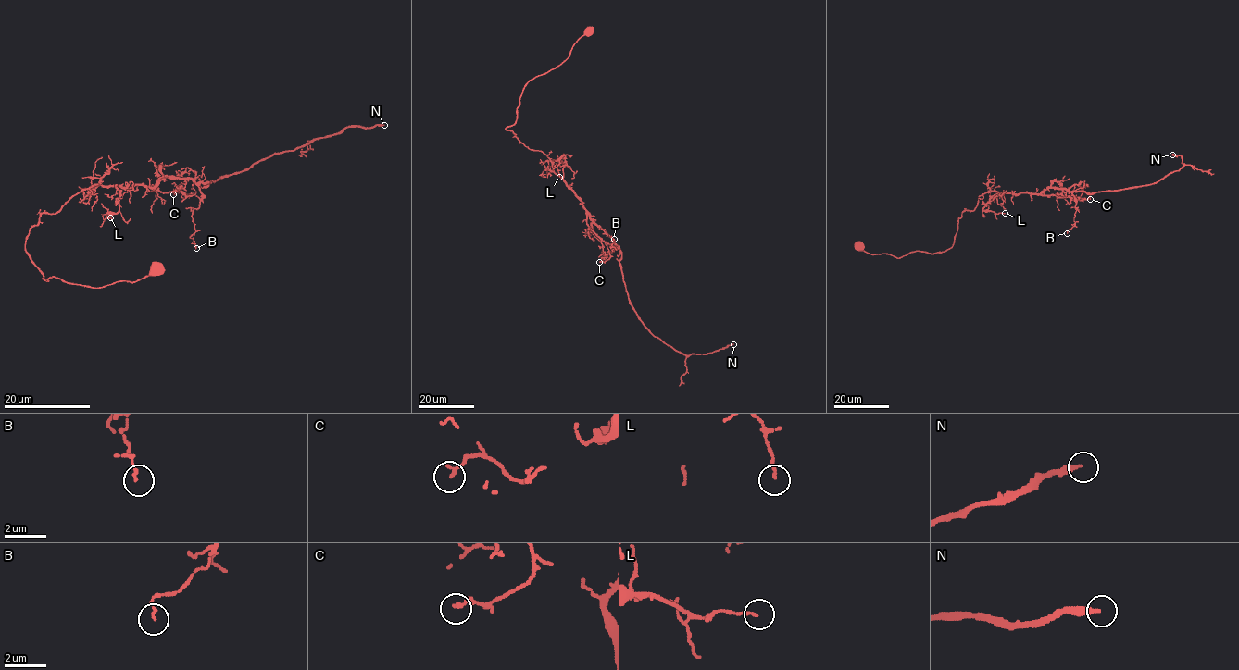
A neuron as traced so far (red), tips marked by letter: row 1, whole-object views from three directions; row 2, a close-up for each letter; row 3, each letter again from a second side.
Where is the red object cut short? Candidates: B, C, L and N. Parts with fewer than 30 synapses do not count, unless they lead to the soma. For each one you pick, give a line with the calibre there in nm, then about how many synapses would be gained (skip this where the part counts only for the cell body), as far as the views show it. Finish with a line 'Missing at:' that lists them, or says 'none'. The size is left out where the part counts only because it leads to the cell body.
N: 220 nm | 50 syn
Missing at: N

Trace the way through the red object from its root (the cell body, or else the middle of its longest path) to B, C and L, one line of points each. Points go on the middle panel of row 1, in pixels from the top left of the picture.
B: (589, 32), (527, 84), (506, 130), (547, 156), (588, 227), (612, 250), (614, 239)
C: (589, 32), (527, 84), (506, 130), (542, 152), (581, 202), (608, 250), (599, 262)
L: (589, 32), (563, 62), (527, 84), (516, 121), (506, 129), (542, 152), (562, 178), (565, 155), (559, 177)

